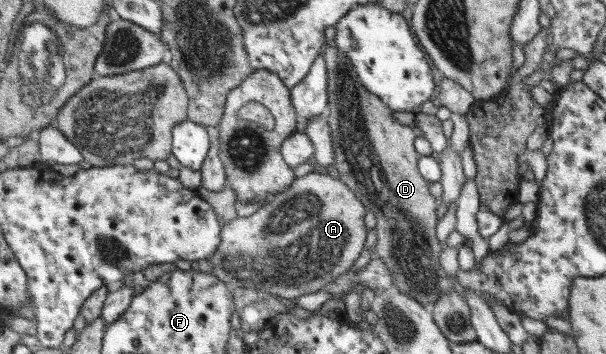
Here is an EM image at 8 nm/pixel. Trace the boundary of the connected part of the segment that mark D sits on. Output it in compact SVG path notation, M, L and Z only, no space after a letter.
M337 46L325 47L323 52L328 67L330 95L330 107L326 115L332 127L336 148L340 153L336 158L334 173L357 194L364 202L365 208L375 216L378 236L376 255L393 273L394 281L398 285L397 290L432 309L441 295L453 290L453 279L443 271L439 263L439 257L445 251L445 245L439 241L435 231L439 225L437 209L440 203L429 188L430 182L420 172L418 165L420 155L415 151L417 133L410 124L399 123L393 115L394 109L362 84L350 57L344 56Z

